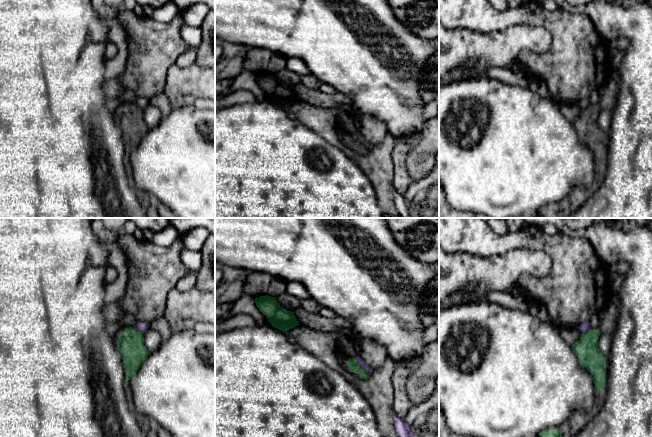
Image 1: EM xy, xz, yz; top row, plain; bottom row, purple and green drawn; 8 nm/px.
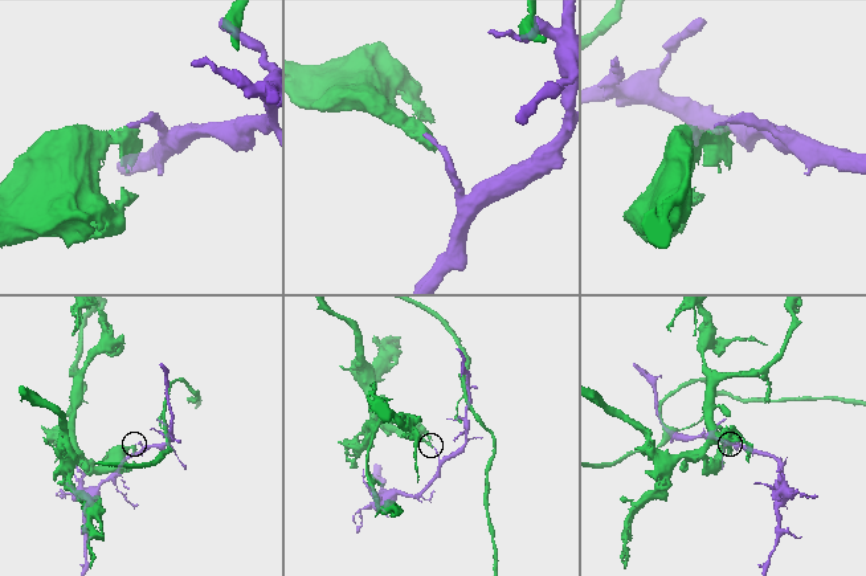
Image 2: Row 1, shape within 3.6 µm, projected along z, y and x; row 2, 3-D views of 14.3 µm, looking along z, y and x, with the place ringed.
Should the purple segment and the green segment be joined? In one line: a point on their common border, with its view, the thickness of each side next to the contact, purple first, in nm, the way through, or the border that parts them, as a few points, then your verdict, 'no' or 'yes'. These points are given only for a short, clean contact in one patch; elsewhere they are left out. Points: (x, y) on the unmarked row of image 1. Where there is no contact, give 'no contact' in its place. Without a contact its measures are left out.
meets purple in xz at (362, 143); 50 nm thick on the purple side, 90 nm on the other; border along xz (354, 134), (370, 149); no

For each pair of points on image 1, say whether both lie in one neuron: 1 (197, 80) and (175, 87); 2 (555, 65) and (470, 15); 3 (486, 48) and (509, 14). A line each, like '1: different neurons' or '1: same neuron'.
1: same neuron
2: same neuron
3: different neurons

